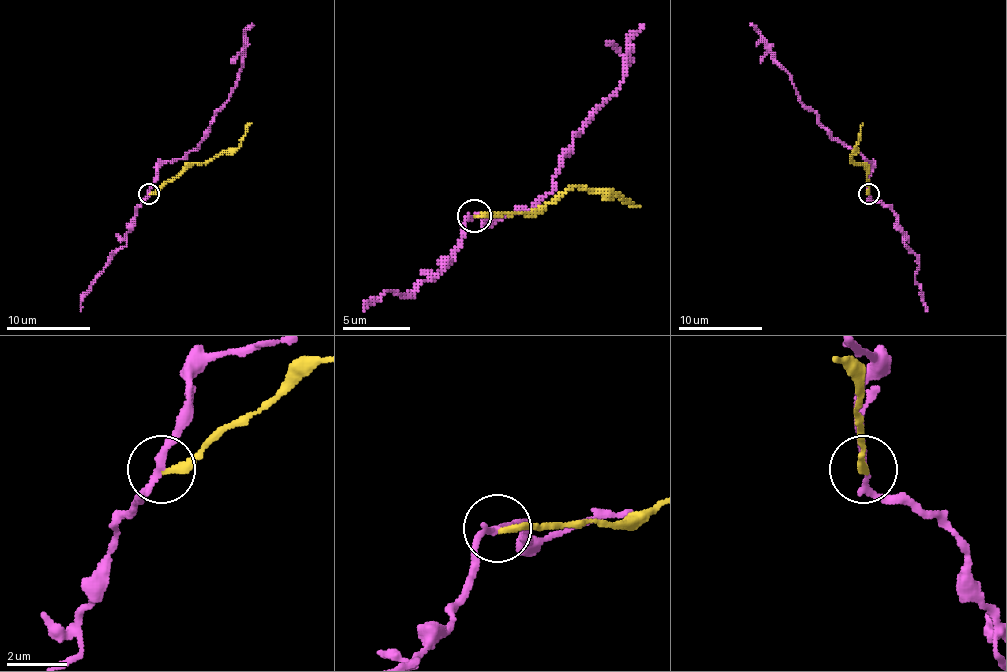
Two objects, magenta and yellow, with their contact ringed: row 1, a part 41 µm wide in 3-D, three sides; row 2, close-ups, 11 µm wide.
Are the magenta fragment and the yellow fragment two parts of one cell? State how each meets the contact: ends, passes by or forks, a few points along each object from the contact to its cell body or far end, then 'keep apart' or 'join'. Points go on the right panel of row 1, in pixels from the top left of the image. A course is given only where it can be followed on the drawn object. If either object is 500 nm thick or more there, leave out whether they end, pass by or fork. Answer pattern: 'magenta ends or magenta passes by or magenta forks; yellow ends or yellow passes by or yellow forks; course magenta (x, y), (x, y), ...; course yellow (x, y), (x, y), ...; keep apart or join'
magenta passes by; yellow ends; course magenta (869, 194), (867, 171), (871, 165), (829, 134), (800, 100), (792, 75), (750, 23); course yellow (869, 194), (867, 169), (850, 159), (863, 123); keep apart

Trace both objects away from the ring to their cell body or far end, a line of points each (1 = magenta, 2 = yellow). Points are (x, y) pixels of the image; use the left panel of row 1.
1: (149, 194), (156, 171), (197, 148), (214, 115), (229, 100), (237, 84), (243, 33), (252, 23)
2: (149, 194), (156, 194), (187, 169), (233, 152), (252, 123)

